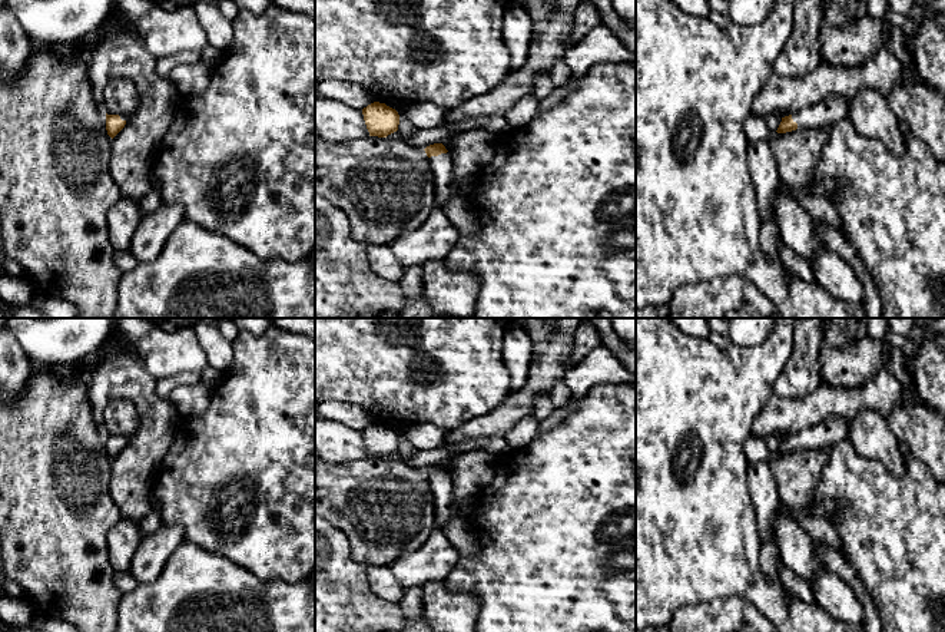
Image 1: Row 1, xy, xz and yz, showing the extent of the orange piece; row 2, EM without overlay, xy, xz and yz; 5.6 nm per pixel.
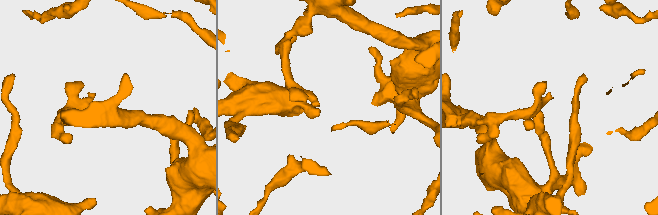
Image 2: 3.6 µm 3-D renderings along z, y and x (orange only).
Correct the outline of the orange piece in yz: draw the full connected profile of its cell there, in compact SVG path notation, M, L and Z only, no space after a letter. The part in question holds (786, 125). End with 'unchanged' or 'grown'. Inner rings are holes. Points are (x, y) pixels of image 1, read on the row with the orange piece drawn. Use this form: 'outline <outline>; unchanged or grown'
outline M832 96L823 102L809 106L795 115L782 118L777 133L786 133L796 129L830 128L838 120L848 116L849 102L840 96Z; grown

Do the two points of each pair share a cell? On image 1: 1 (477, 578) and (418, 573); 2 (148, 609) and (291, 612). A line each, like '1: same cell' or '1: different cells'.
1: different cells
2: same cell

